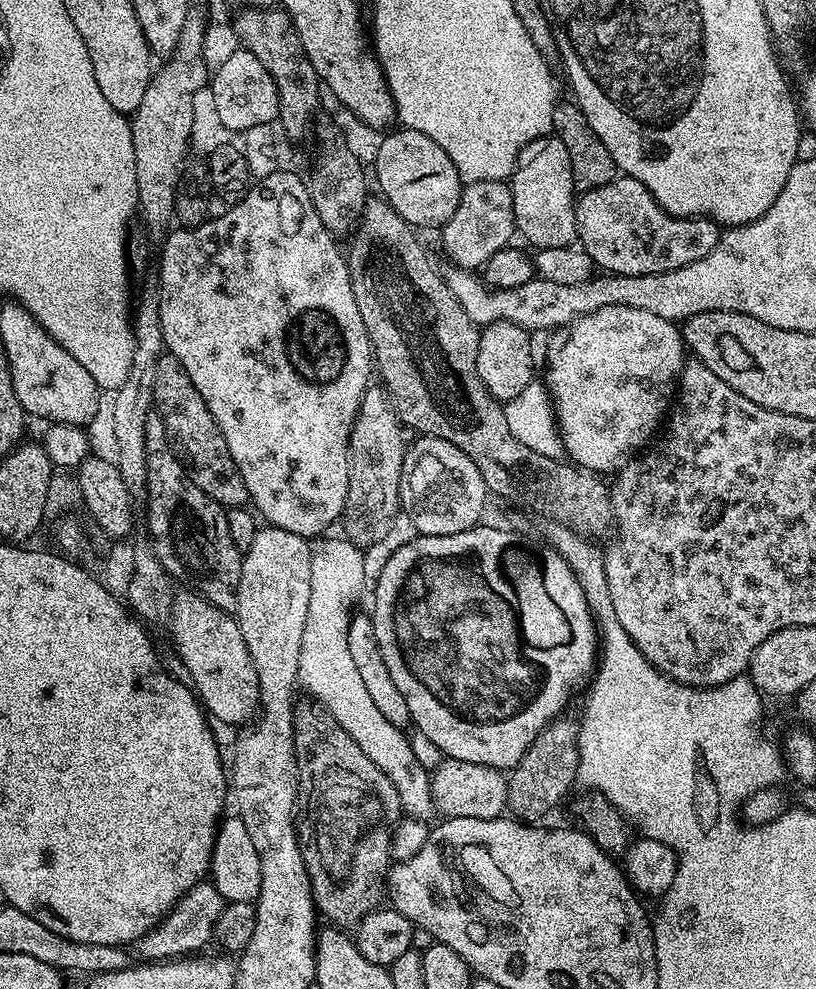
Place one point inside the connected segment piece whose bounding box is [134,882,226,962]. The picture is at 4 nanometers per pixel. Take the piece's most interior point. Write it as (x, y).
(191, 923)

